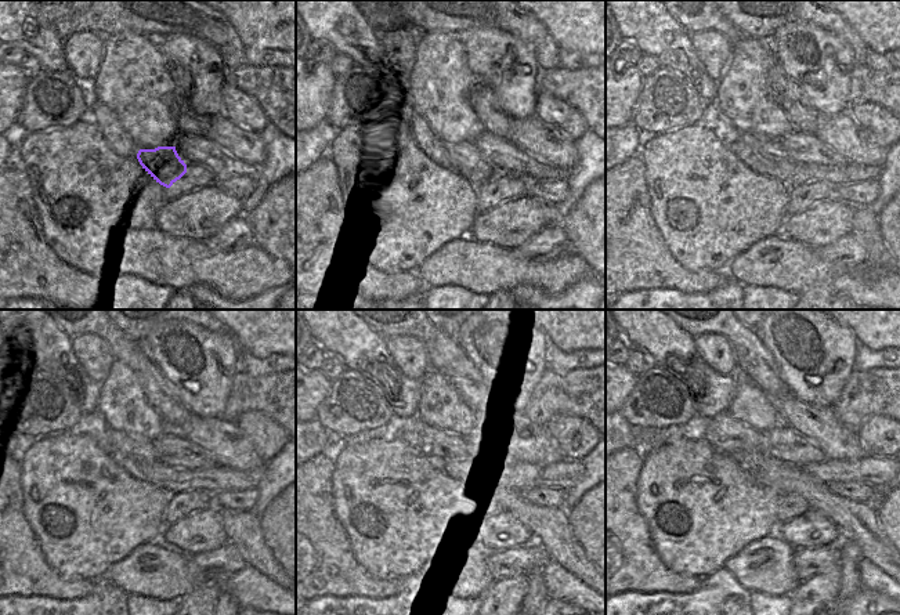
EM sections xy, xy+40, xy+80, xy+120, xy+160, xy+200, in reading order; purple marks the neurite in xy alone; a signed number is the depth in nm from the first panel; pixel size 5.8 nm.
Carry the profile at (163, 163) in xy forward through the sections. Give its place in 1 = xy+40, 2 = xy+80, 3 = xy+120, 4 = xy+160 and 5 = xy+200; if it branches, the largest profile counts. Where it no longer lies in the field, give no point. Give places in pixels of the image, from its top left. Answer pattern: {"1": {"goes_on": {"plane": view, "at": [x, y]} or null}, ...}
{"1": {"goes_on": {"plane": "xy+40", "at": [467, 161]}}, "2": {"goes_on": {"plane": "xy+80", "at": [769, 148]}}, "3": {"goes_on": {"plane": "xy+120", "at": [112, 441]}}, "4": {"goes_on": {"plane": "xy+160", "at": [426, 440]}}, "5": {"goes_on": {"plane": "xy+200", "at": [725, 433]}}}

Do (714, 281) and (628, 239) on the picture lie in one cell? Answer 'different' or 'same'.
same

